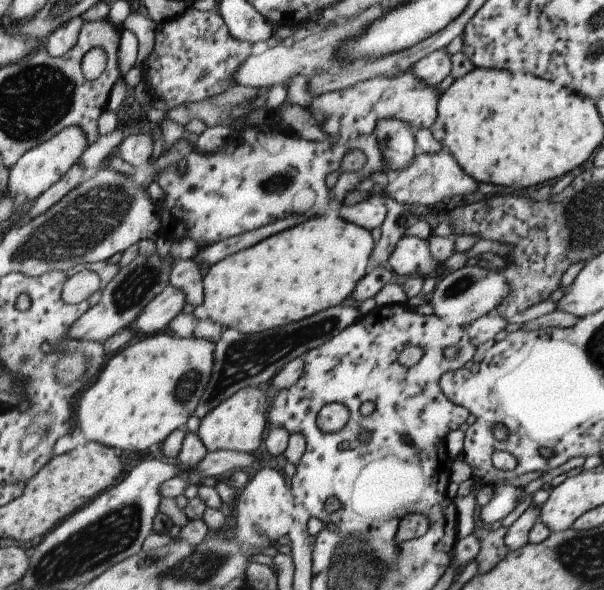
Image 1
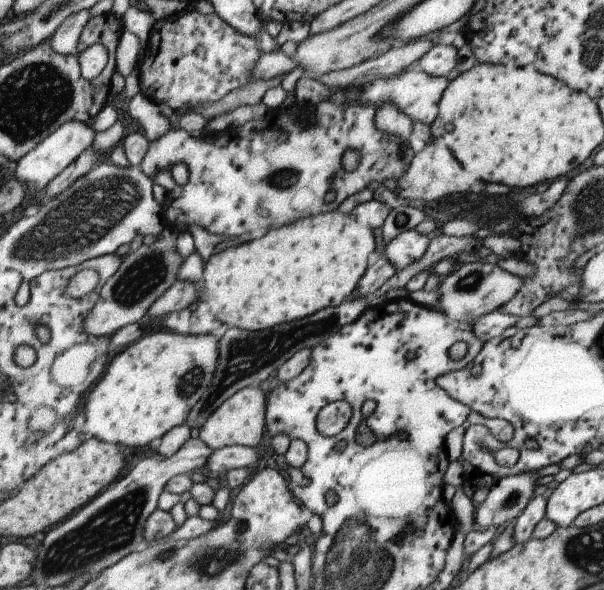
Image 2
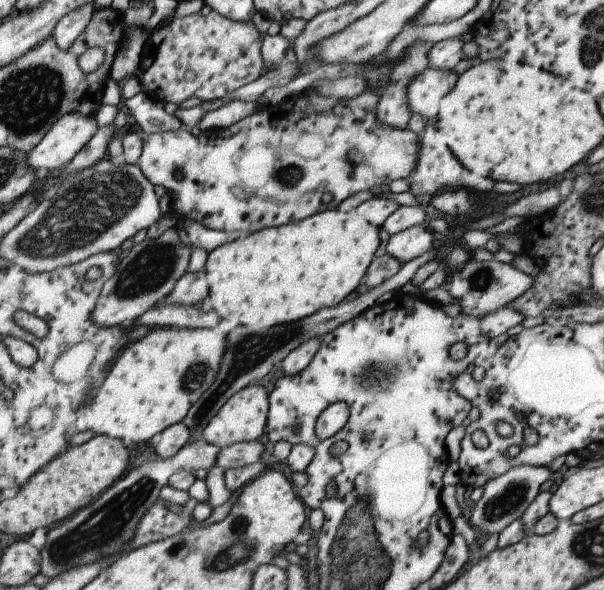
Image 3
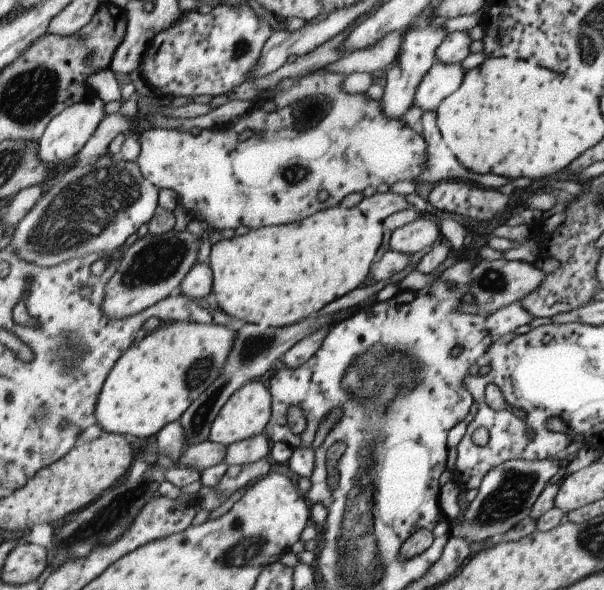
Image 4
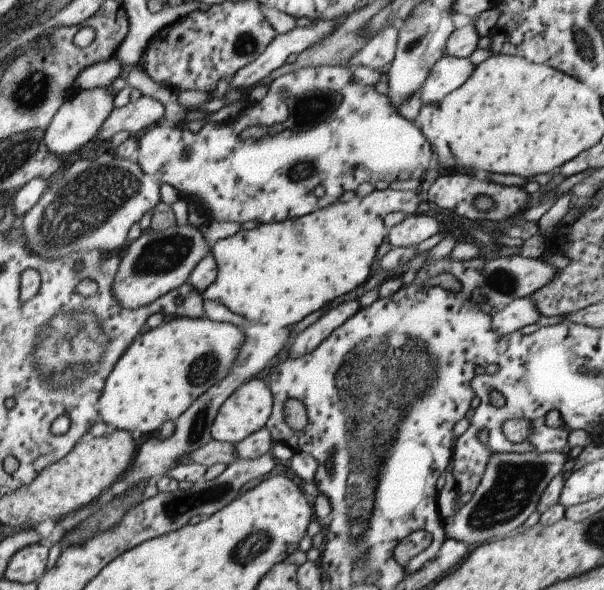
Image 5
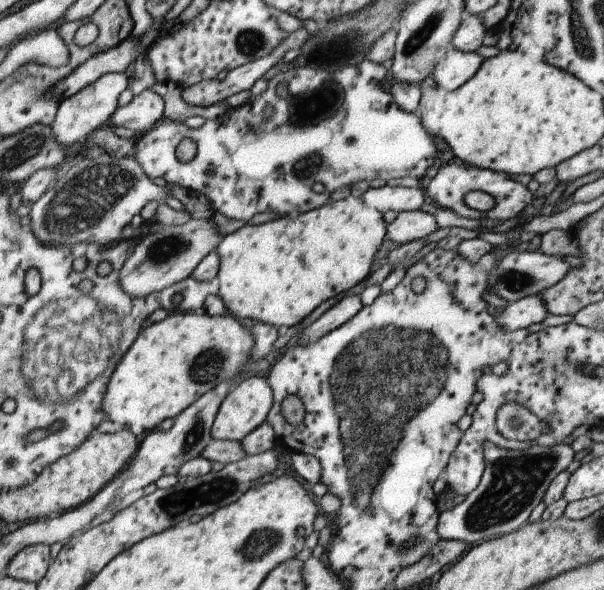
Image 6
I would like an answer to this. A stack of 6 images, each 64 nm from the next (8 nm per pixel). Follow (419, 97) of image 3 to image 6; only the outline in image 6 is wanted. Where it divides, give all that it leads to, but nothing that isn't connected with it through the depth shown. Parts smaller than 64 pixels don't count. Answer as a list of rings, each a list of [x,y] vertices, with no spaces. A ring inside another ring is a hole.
[[[452,47],[433,72],[435,82],[445,90],[457,90],[479,72],[483,62],[485,59],[477,52],[463,52]]]

